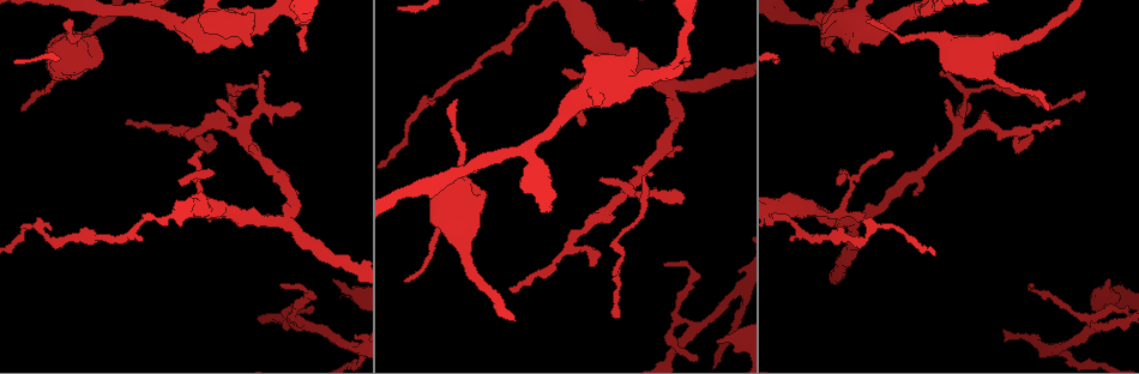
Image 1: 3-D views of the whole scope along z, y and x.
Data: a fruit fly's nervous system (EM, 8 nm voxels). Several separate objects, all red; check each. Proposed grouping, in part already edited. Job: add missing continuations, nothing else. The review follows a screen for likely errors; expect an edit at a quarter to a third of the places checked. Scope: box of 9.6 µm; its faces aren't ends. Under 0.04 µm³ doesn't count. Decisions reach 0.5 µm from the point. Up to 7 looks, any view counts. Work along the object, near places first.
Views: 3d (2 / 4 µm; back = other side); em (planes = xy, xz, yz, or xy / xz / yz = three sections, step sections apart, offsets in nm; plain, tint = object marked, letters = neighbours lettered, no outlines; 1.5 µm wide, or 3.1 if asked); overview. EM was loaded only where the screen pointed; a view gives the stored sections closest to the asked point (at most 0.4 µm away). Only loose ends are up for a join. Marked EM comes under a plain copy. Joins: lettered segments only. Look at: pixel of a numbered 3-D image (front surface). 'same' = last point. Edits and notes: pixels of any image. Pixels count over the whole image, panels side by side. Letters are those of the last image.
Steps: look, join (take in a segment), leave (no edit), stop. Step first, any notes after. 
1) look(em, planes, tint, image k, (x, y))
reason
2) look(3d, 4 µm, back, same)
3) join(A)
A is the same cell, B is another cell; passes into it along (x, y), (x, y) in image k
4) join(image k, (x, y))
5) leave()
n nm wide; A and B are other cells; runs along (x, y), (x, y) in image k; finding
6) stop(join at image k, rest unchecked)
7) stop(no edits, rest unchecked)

look(em, yz, step 8, letters, image 1, (618, 318))
branch stops here

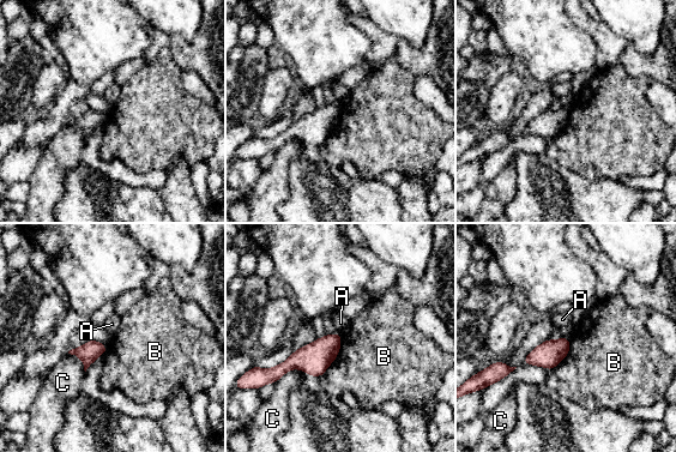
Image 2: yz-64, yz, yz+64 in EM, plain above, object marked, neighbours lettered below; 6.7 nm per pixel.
leave()
A, B and C are other cells; border along (342, 336), (339, 351), (324, 372) in image 2; none of them fits

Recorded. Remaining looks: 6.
look(3d, 4 µm, image 1, (684, 64))
thin end

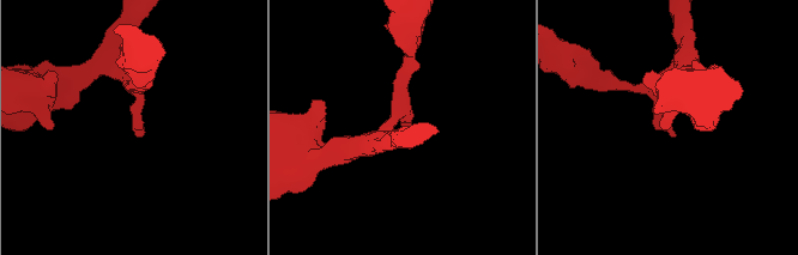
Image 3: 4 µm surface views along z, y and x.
look(em, xz, step 4, tint, image 3, (138, 136))

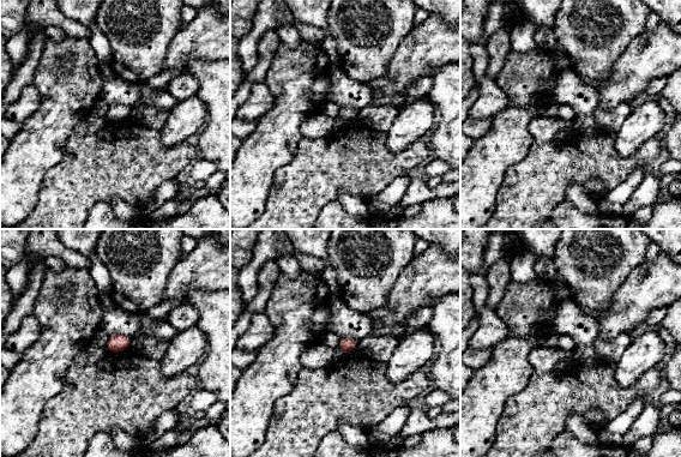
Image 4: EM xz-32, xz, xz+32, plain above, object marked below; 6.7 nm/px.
look(em, planes, letters, same)

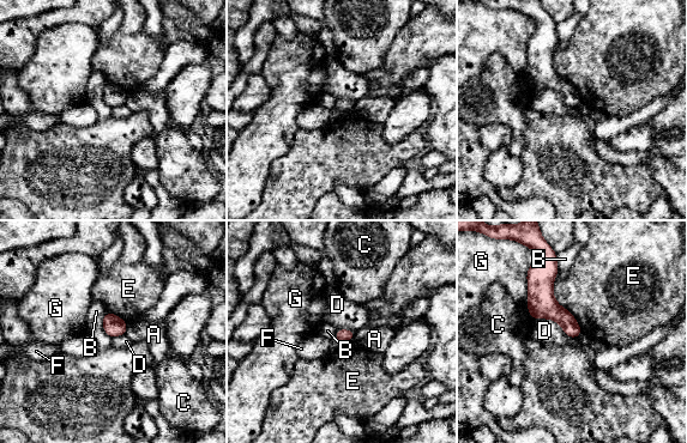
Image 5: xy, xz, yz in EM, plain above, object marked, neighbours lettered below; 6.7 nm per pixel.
leave()
E touches over 420 nm; A, B, C, D, E, F and G are other cells; border along (104, 313), (103, 331), (110, 338) in image 5; none of them fits

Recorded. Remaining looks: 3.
look(em, yz, step 8, tint, image 1, (1109, 278))
an open end

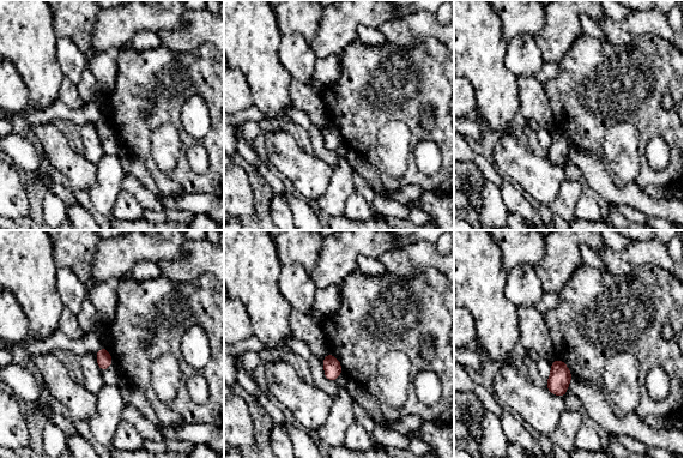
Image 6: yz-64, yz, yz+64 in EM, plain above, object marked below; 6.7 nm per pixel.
look(em, planes, tint, same)

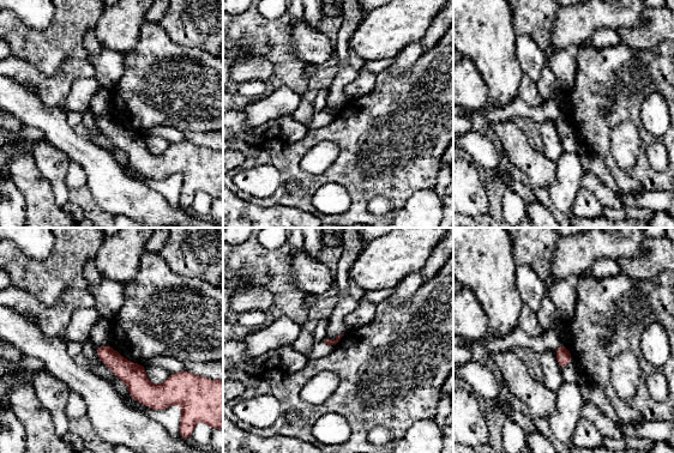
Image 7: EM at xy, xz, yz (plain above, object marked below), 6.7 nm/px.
look(em, planes, letters, same)
see the neighbours

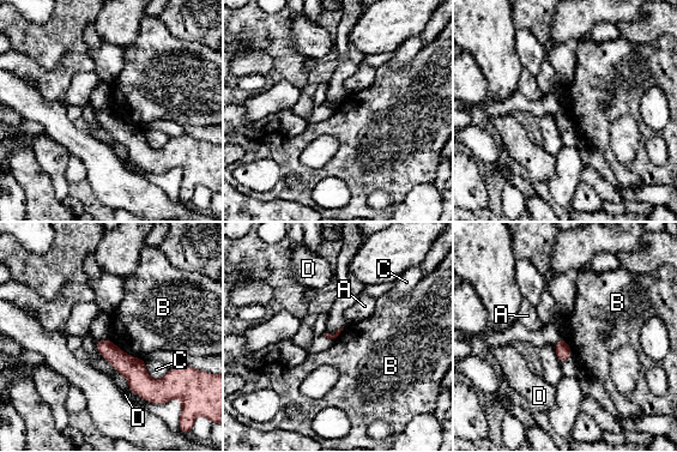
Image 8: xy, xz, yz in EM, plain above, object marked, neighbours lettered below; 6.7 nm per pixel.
leave()
A, B, C and D are other cells; none of them fits

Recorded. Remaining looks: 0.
stop(no edits, rest unchecked)

